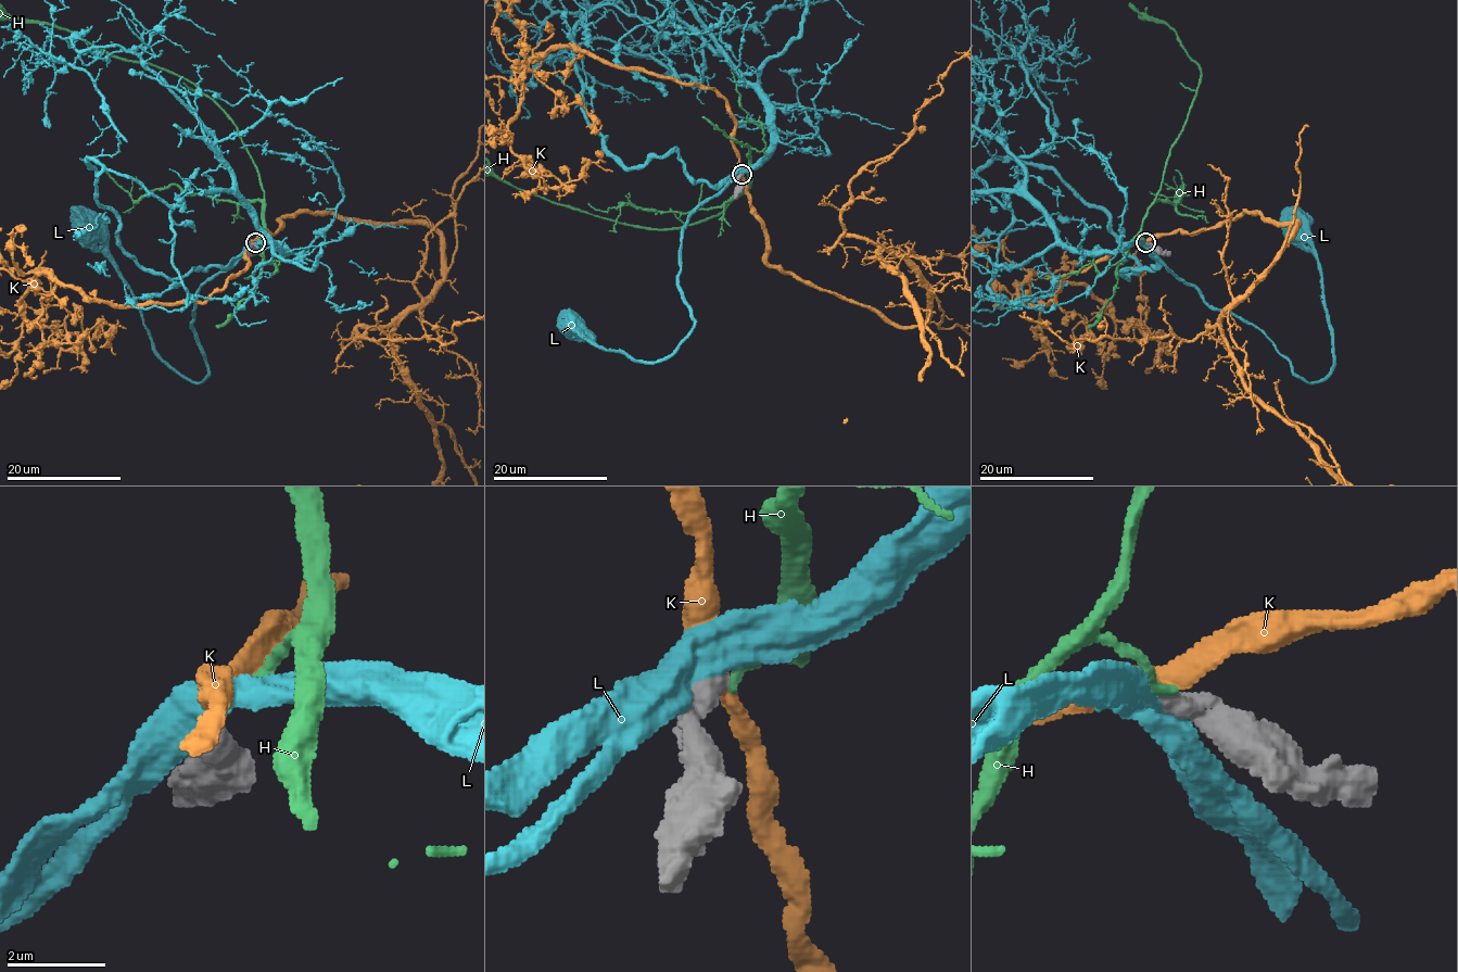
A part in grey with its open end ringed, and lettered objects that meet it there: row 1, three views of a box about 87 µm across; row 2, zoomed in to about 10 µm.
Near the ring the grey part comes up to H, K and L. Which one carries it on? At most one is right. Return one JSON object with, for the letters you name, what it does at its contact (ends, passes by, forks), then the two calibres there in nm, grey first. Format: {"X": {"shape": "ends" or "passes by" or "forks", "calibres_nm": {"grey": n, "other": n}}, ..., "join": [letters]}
{"join": []}

